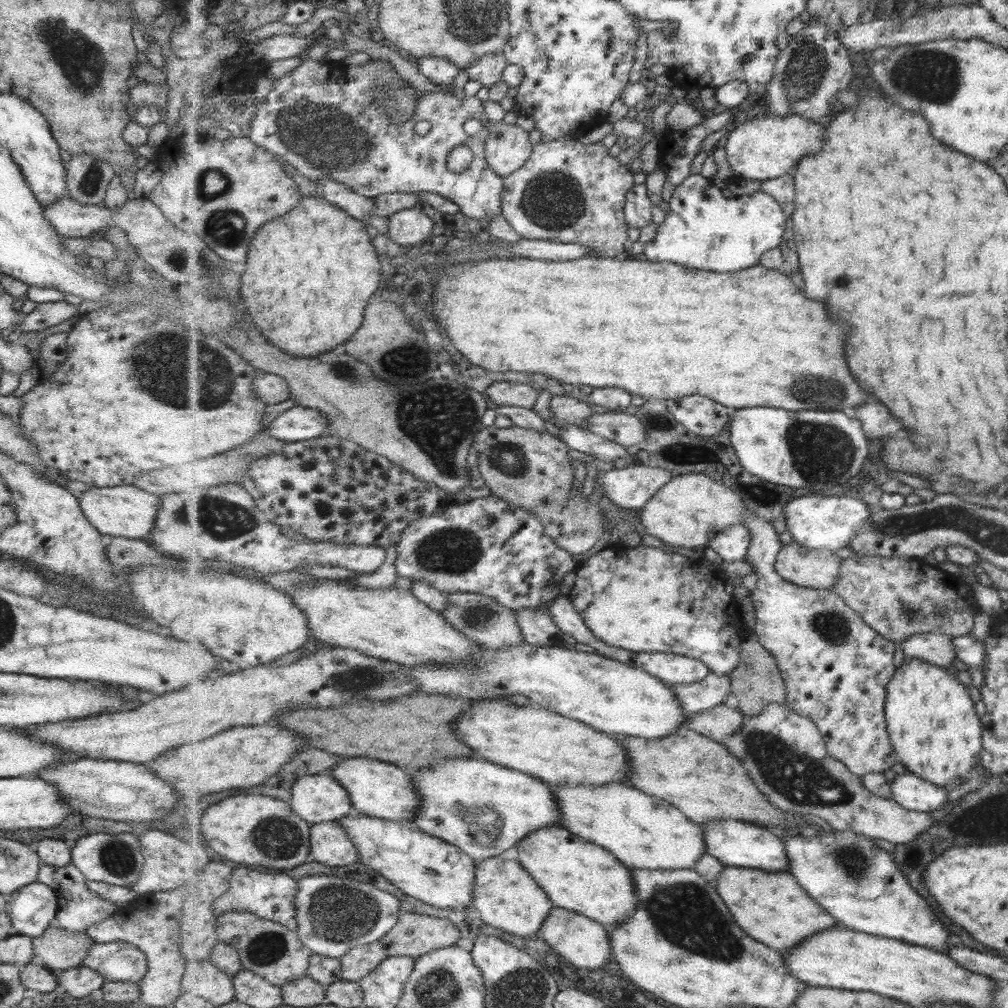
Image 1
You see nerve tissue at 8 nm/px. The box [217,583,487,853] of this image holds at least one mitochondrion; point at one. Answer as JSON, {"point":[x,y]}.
{"point":[358,679]}

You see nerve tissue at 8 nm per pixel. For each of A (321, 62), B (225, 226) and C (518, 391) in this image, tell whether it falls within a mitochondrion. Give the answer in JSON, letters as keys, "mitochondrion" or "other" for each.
{"A":"other","B":"mitochondrion","C":"other"}

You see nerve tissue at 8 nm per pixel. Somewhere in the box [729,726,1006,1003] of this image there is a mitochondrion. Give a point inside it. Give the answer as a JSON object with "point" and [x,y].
{"point":[796,775]}

